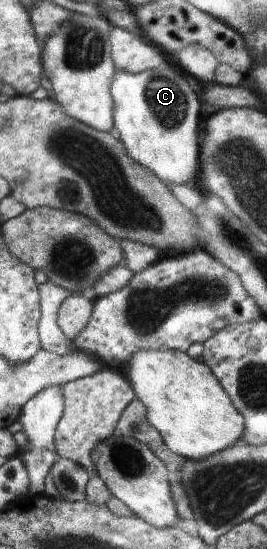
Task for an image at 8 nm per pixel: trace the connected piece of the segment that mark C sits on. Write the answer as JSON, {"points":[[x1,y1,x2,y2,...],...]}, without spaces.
{"points":[[116,69,109,89,113,99,113,130,129,157,166,185,201,187,199,166,199,97,175,69,127,73]]}

